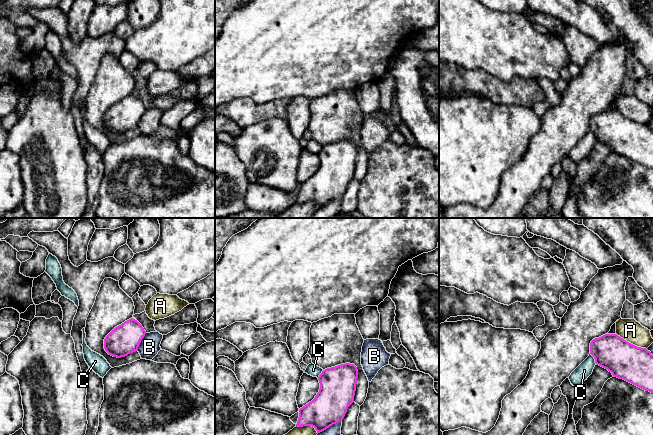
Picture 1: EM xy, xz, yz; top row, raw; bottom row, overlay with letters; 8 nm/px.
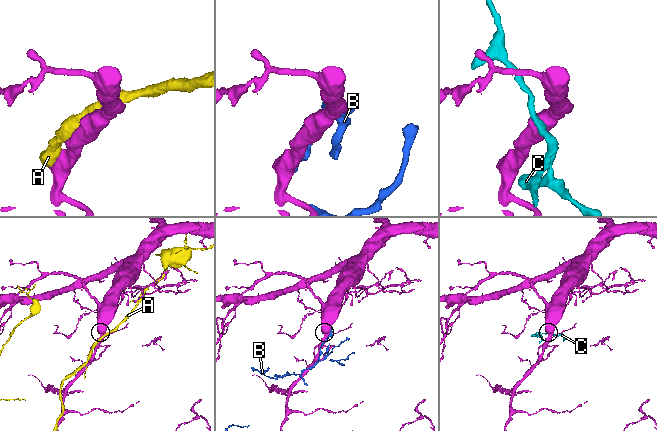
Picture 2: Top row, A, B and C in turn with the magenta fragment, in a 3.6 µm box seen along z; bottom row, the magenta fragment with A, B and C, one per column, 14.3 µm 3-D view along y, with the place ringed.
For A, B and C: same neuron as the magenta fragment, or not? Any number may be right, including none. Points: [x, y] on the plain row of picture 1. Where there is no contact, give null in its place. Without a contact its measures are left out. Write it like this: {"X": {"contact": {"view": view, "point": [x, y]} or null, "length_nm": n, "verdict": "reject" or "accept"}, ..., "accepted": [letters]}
{"A": {"contact": {"view": "yz", "point": [630, 119]}, "length_nm": 280, "verdict": "reject"}, "B": {"contact": {"view": "xy", "point": [140, 118]}, "length_nm": 160, "verdict": "reject"}, "C": {"contact": {"view": "yz", "point": [594, 134]}, "length_nm": 100, "verdict": "reject"}, "accepted": []}

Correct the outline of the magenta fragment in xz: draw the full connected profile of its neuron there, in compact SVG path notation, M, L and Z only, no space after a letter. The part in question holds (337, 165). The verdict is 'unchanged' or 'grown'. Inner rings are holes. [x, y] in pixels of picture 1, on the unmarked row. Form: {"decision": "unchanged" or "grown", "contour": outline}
{"decision": "unchanged", "contour": "M345 139L327 144L319 151L320 165L315 174L299 185L296 202L312 202L320 209L333 200L342 197L348 183L354 178L358 146L354 140Z"}

